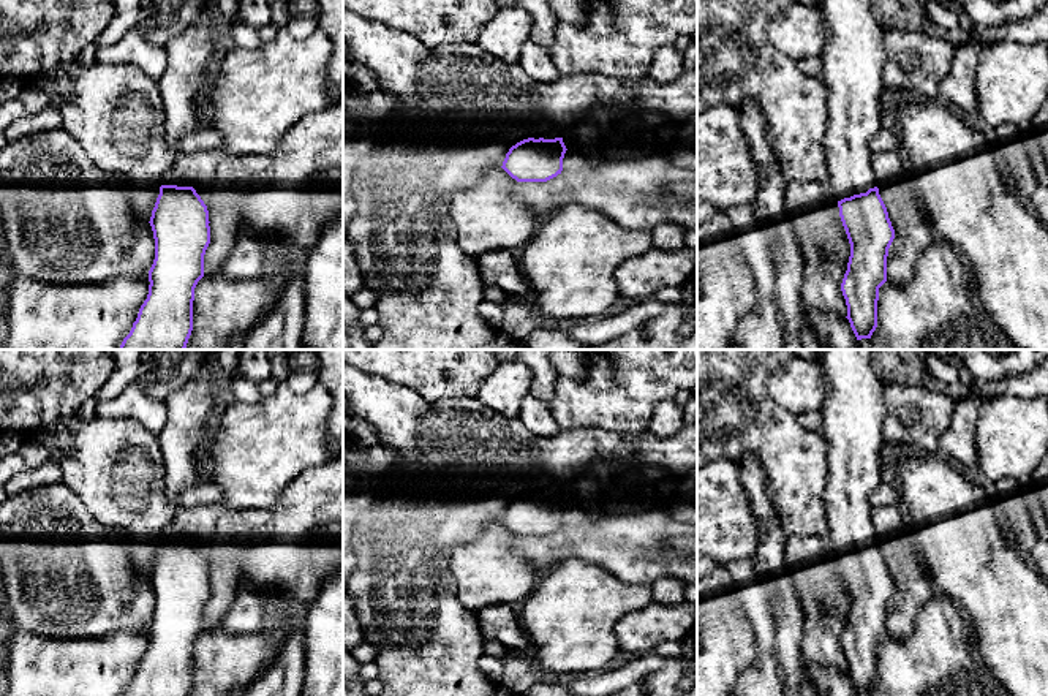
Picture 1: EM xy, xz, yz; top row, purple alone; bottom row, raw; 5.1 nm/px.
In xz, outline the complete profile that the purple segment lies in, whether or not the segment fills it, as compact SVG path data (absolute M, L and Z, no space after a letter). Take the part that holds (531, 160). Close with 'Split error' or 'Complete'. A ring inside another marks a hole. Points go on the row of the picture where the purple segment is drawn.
M547 130L539 138L528 138L512 146L501 168L517 182L547 182L561 174L566 150L561 133Z. Split error

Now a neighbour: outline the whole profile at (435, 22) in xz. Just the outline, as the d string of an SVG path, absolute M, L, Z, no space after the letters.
M343 0L343 9L438 47L474 43L499 6L496 0Z

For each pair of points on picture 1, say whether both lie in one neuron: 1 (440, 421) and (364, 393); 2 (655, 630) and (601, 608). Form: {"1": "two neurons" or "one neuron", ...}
{"1": "one neuron", "2": "two neurons"}

